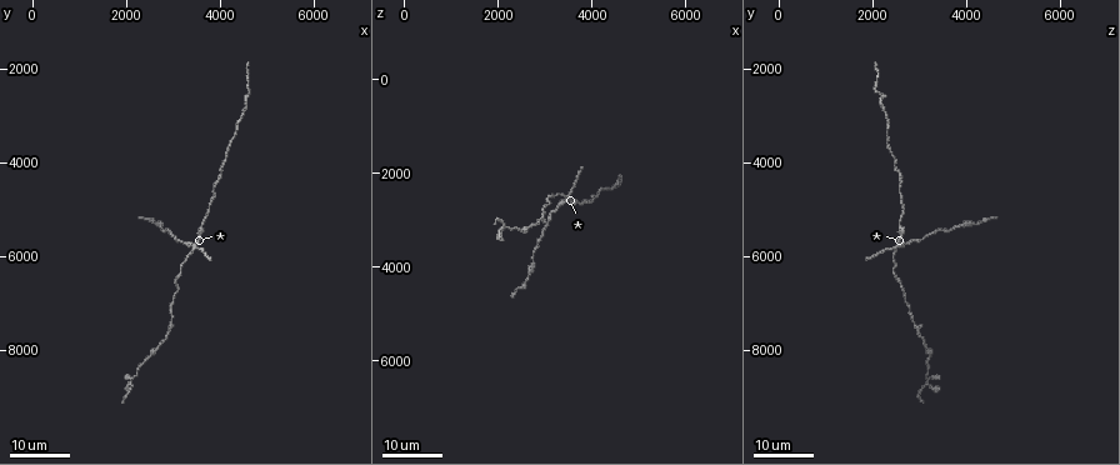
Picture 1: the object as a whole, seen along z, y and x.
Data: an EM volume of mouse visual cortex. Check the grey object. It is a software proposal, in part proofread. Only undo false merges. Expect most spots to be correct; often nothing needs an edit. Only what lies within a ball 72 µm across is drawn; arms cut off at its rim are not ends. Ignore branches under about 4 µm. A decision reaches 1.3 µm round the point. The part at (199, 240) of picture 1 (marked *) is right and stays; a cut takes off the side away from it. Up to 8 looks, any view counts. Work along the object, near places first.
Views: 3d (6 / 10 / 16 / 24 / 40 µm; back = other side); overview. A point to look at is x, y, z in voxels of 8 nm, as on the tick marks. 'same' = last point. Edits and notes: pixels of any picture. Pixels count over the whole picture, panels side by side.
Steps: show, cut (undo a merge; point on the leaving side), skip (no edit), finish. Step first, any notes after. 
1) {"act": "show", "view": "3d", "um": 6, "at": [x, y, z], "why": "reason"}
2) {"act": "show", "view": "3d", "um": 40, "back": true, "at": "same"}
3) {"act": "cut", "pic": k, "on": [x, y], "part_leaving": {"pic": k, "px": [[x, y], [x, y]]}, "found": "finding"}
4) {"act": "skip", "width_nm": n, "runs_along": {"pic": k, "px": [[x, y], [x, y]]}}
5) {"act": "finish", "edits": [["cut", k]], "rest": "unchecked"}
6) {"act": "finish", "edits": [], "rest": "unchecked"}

{"act": "show", "view": "3d", "um": 16, "at": [3450, 5850, 2500], "why": "four-way junction"}

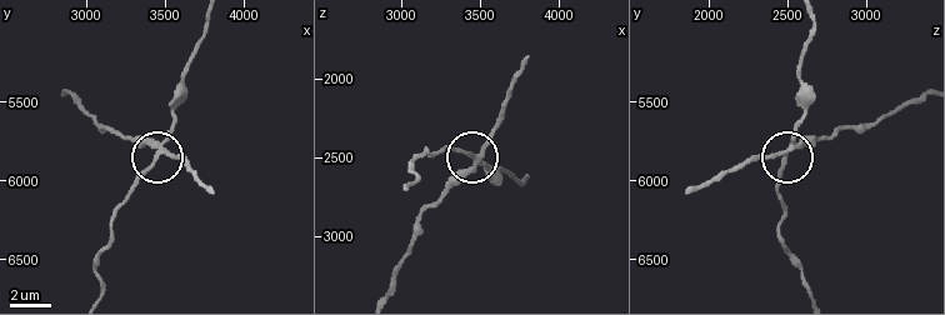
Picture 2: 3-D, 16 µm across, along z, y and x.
{"act": "show", "view": "3d", "um": 6, "at": [3480, 5840, 2500], "why": "zoom in"}

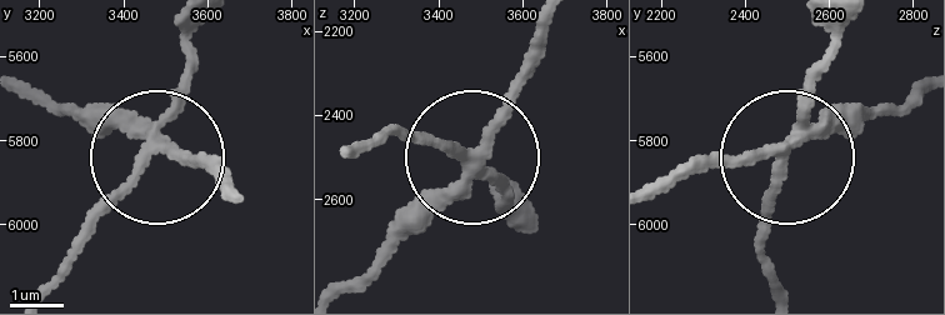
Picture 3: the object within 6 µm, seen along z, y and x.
{"act": "cut", "pic": 3, "on": [95, 138], "side_arm_um": 6, "part_leaving": {"pic": 3, "px": [[154, 141], [24, 96]]}, "found": "a second neuron is stuck on"}

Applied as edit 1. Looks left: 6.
{"act": "show", "view": "overview", "why": "redraw"}

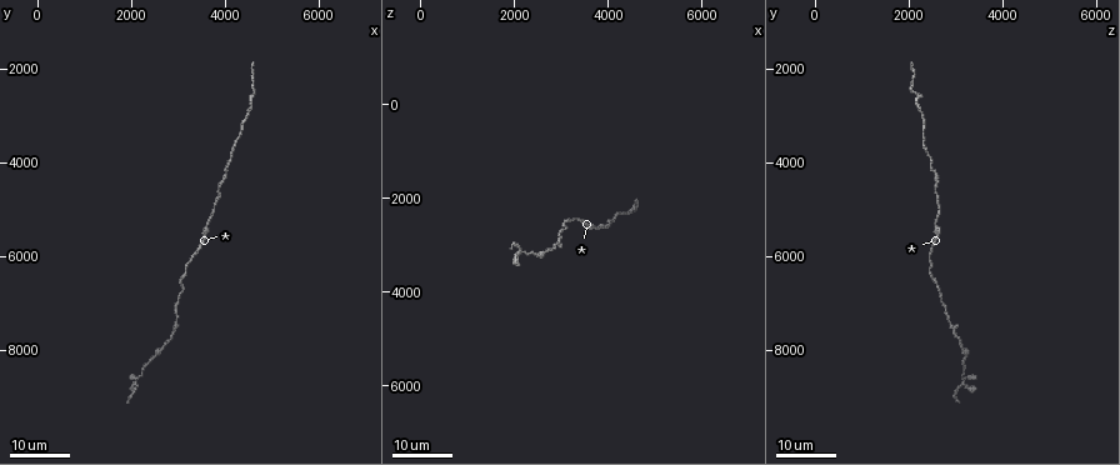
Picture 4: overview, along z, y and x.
{"act": "show", "view": "3d", "um": 24, "at": [3100, 6650, 2550], "why": "thick turns thin"}

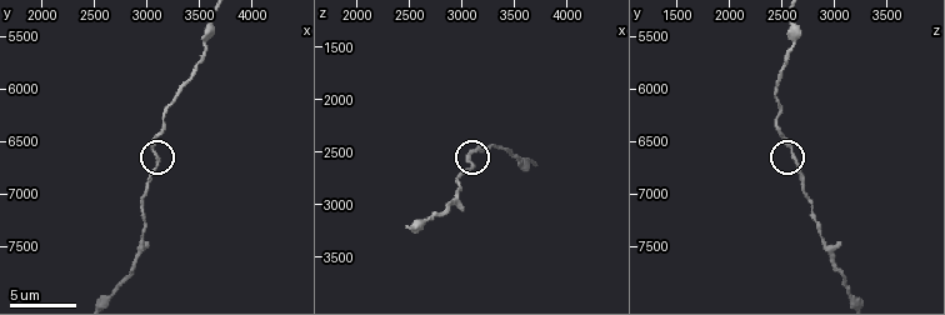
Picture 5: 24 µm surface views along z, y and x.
{"act": "show", "view": "3d", "um": 6, "at": [3100, 6580, 2620]}

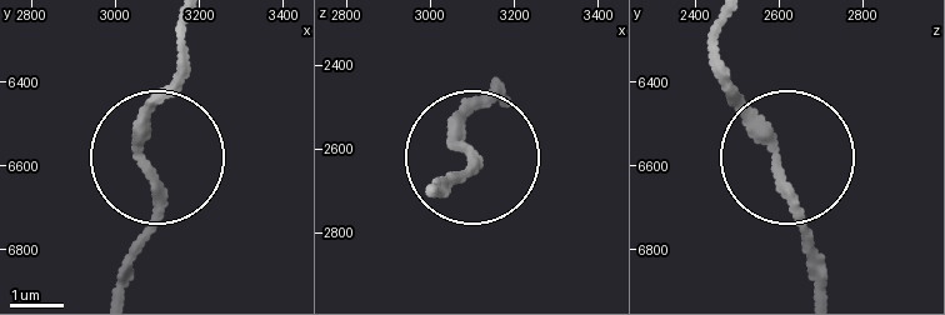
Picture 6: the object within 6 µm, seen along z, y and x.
{"act": "skip", "width_nm": 200, "runs_along": {"pic": 6, "px": [[184, 31], [175, 85], [144, 139], [158, 206], [130, 283]]}, "found": "continuous, no second neuron"}

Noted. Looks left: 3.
{"act": "show", "view": "3d", "um": 24, "at": [2500, 8200, 3200], "why": "calibre changes"}

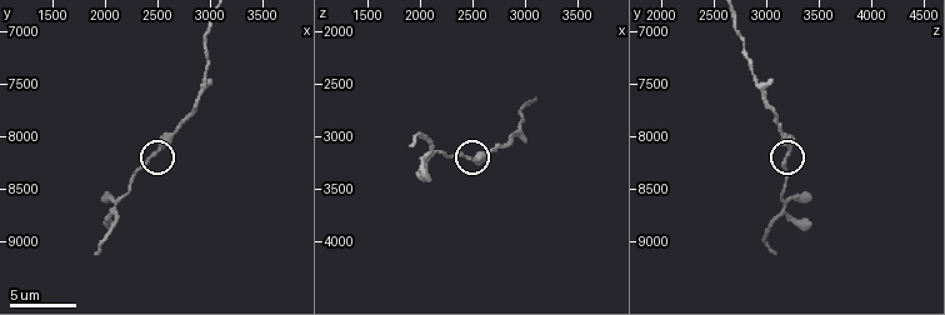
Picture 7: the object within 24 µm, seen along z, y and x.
{"act": "show", "view": "3d", "um": 10, "at": [2480, 8140, 3200]}

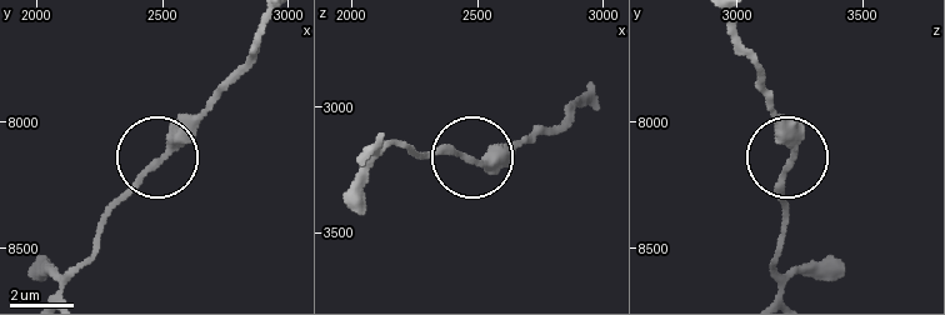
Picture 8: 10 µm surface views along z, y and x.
{"act": "skip", "runs_along": {"pic": 8, "px": [[725, 28], [755, 68], [790, 156], [781, 219]]}, "found": "continuous, no second neuron"}

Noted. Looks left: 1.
{"act": "finish", "edits": [["cut", 3]], "rest": "unchecked"}

